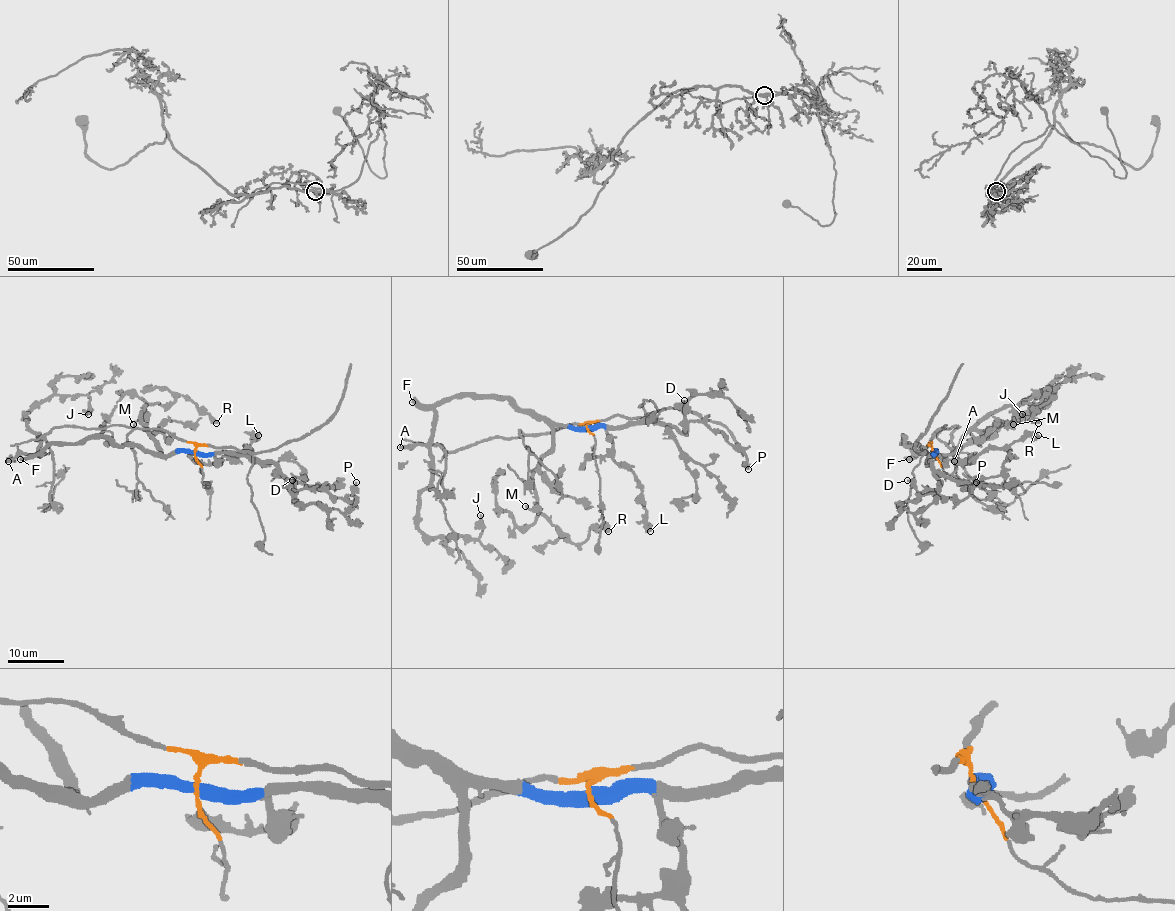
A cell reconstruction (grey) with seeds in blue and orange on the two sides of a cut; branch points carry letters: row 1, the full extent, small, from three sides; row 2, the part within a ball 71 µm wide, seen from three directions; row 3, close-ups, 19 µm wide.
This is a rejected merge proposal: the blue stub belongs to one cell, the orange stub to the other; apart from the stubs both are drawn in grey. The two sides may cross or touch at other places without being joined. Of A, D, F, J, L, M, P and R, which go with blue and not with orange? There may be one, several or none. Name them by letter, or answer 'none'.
A, D, F, J, L, M, P, R

